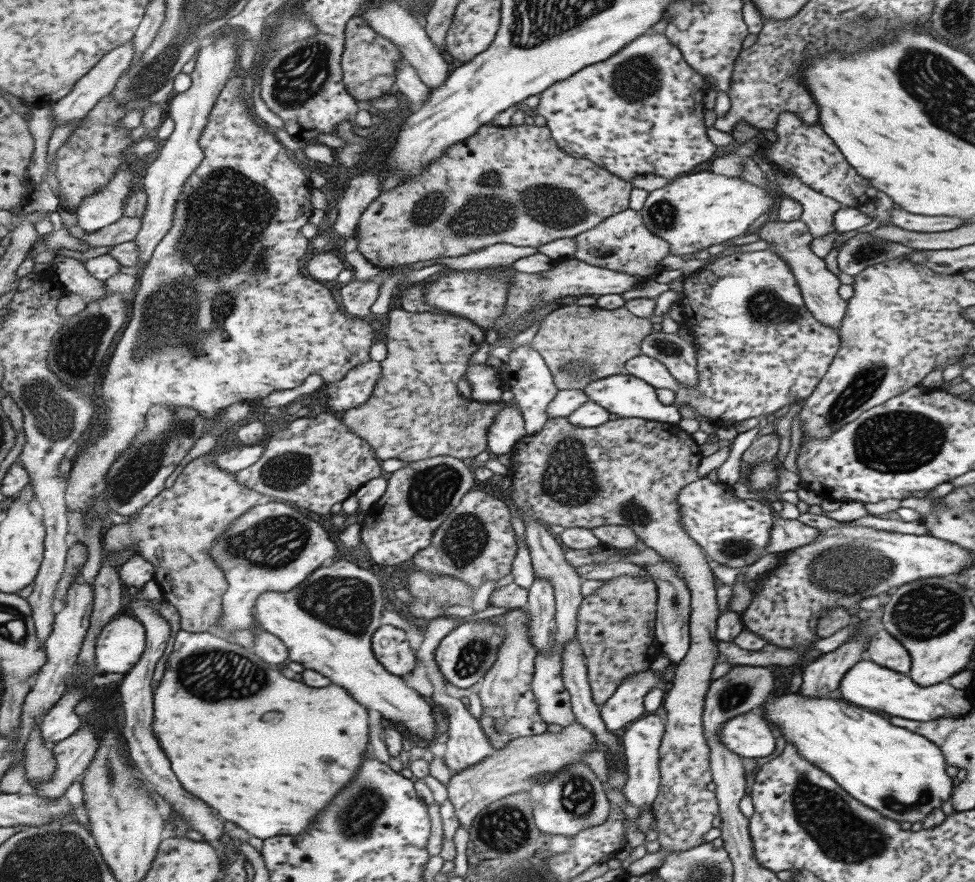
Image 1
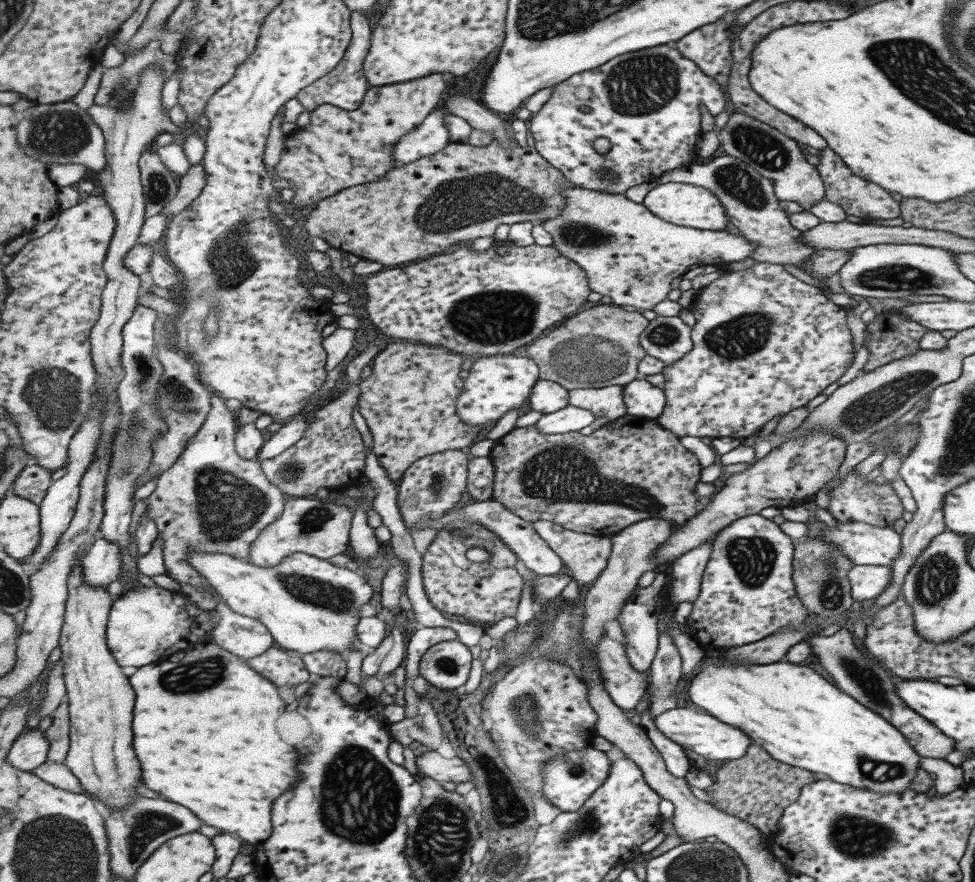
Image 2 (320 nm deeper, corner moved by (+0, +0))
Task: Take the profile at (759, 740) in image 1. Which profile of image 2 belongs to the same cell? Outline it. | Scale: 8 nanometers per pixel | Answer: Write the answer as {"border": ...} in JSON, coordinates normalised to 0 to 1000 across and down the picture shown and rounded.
{"border":[[[690,802],[672,811],[670,816],[674,832],[699,848],[706,848],[724,862],[754,862],[772,842],[765,832],[749,821],[744,821],[726,810],[710,803]]]}

